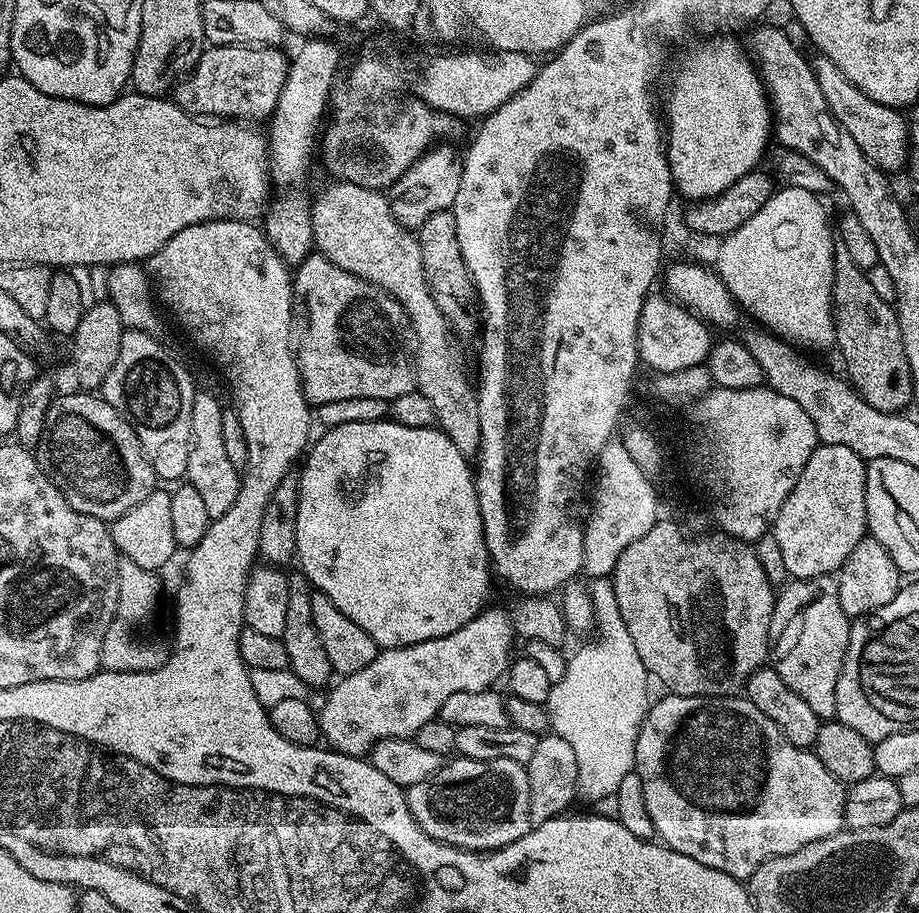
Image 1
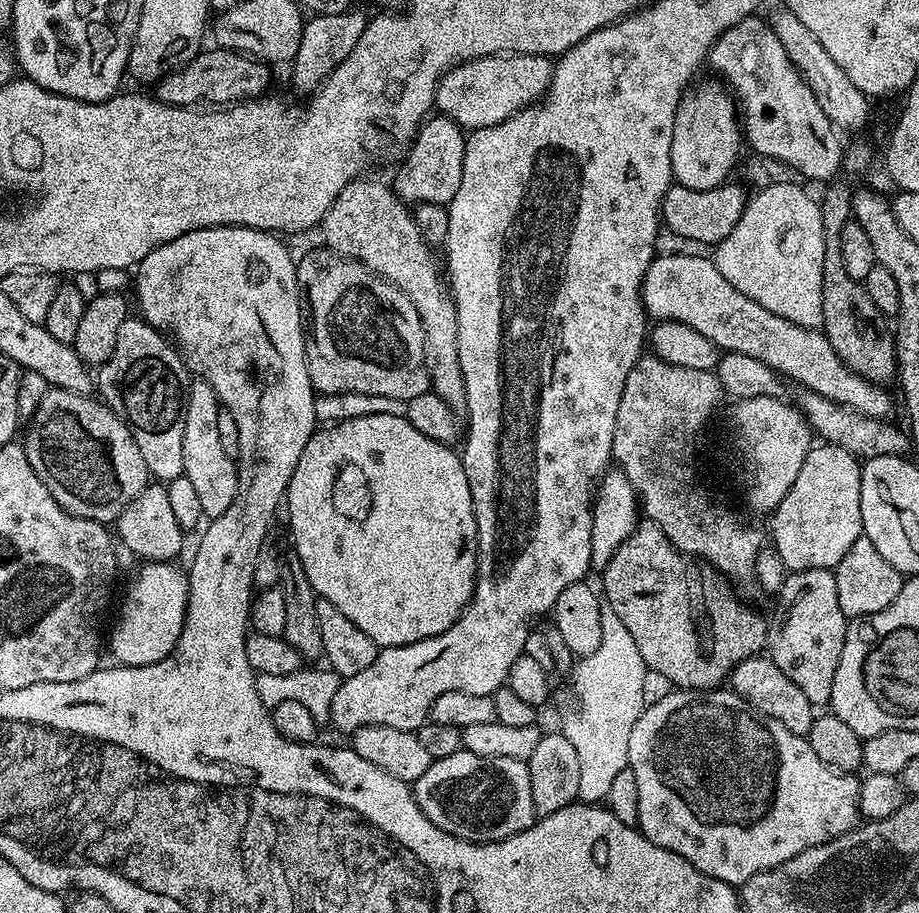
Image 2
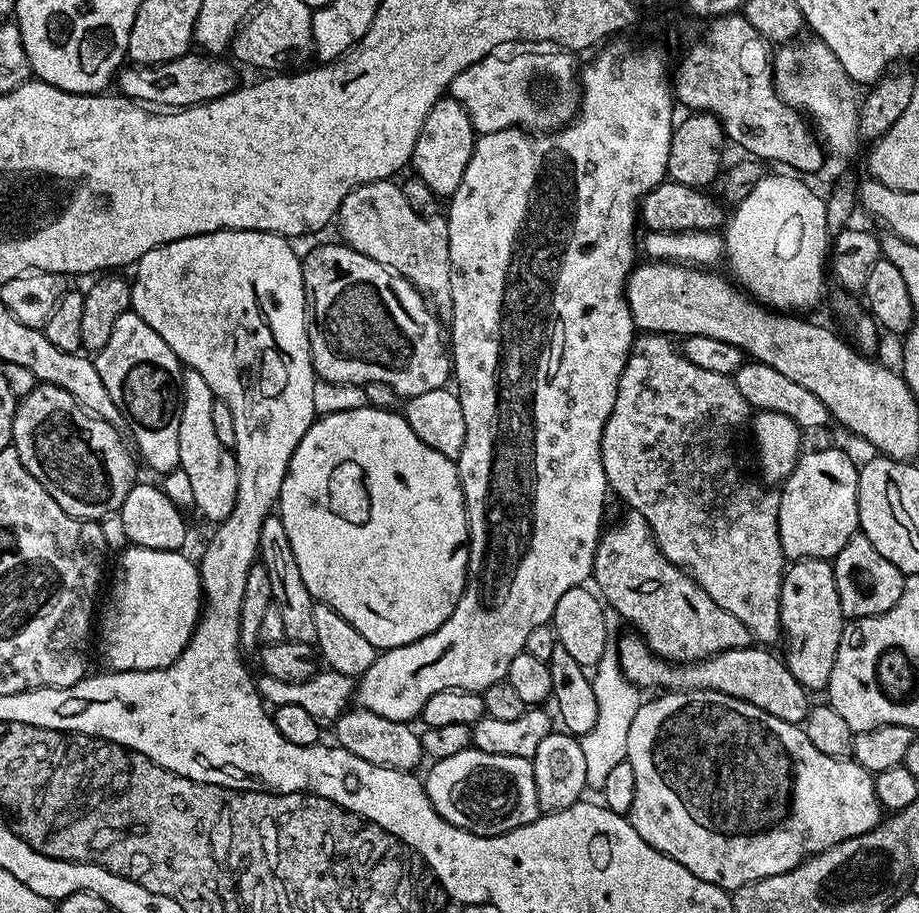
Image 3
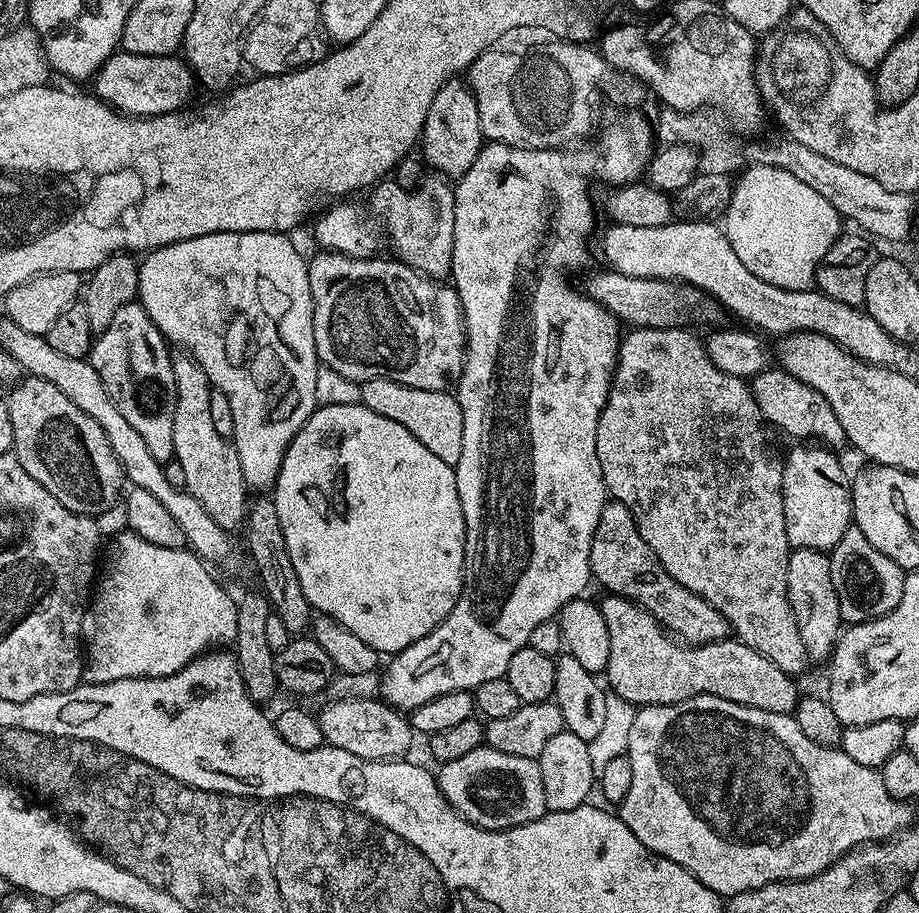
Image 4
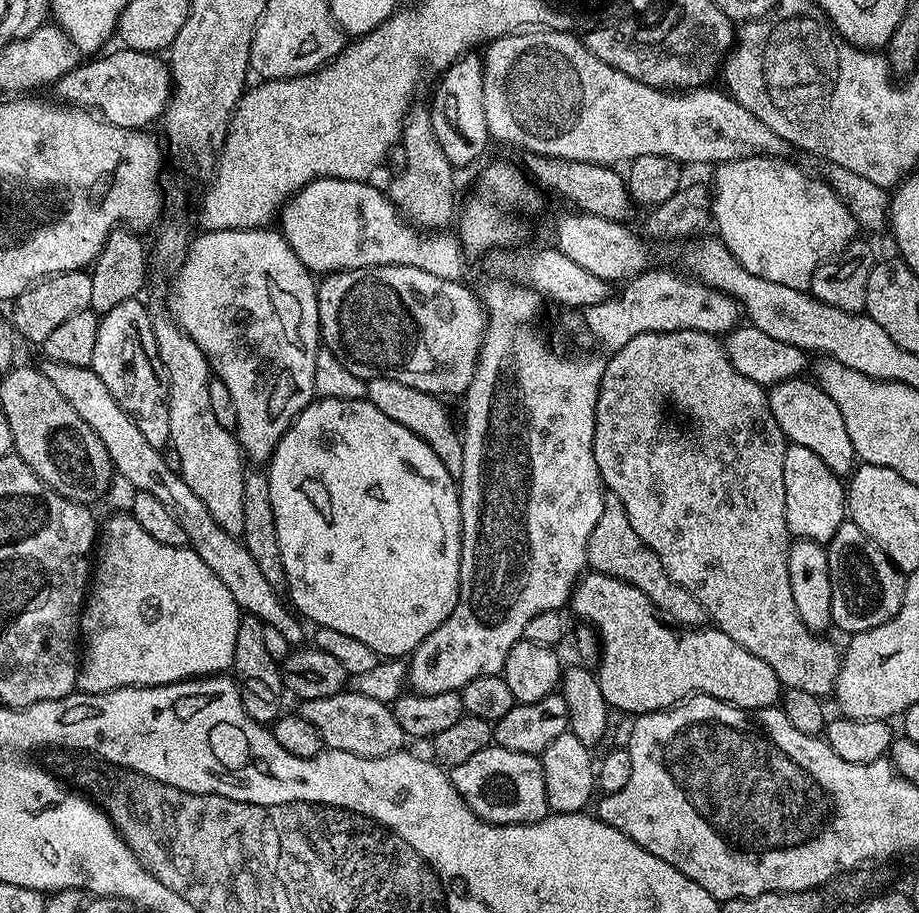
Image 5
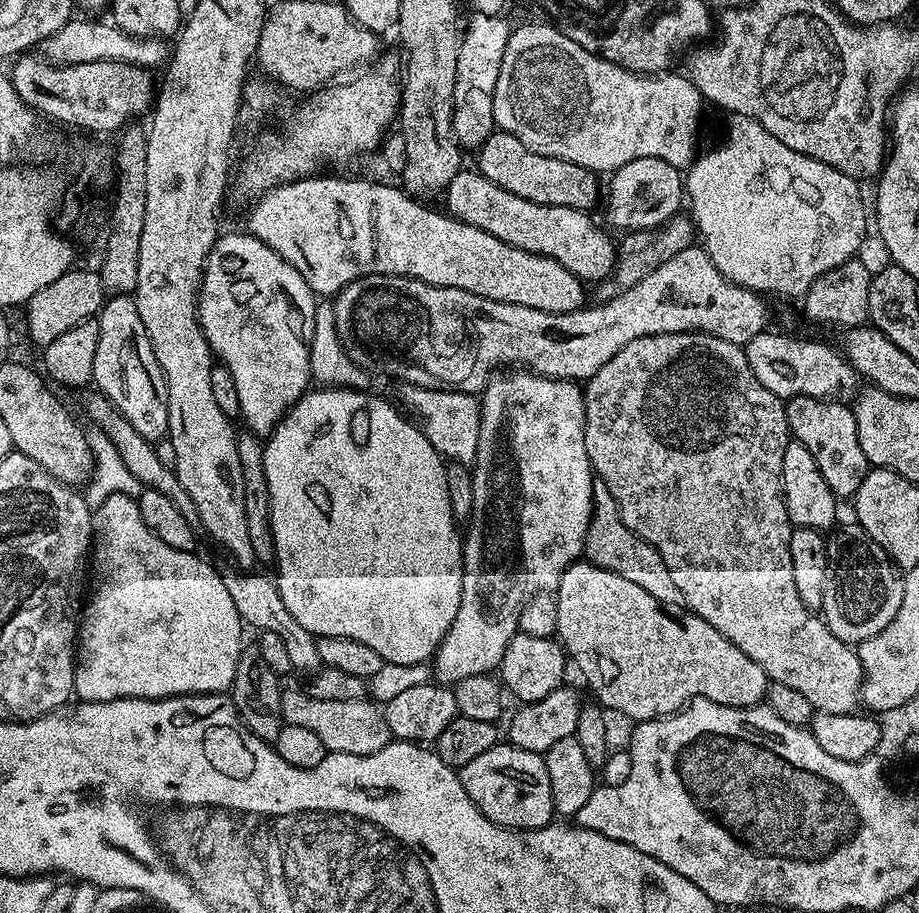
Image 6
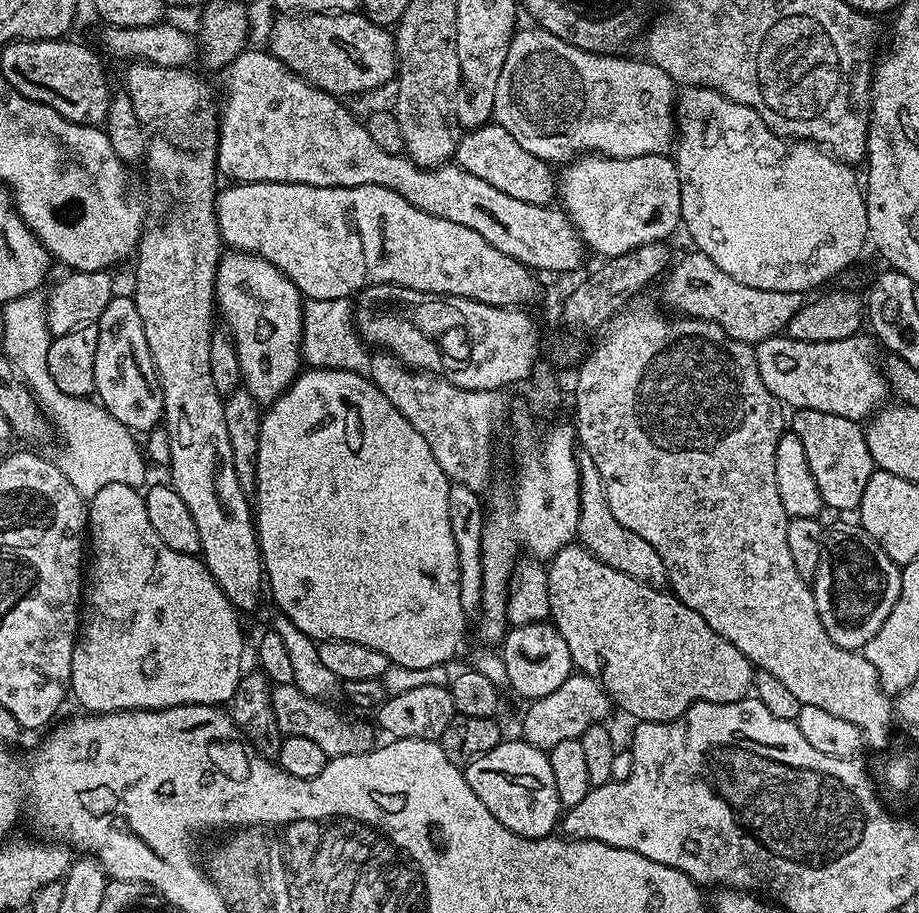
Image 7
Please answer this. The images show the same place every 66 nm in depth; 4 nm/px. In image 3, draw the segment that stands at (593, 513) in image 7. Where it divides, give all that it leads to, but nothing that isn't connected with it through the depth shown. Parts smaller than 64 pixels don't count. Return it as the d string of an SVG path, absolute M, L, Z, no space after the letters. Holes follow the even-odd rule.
M631 510L625 513L624 521L614 525L609 532L607 529L596 543L591 579L596 580L594 588L602 597L603 603L613 608L621 621L628 623L629 620L636 627L633 629L644 637L651 652L677 664L695 664L696 661L708 660L719 652L749 647L753 643L750 630L746 630L746 626L742 626L742 622L738 622L734 614L726 614L722 606L715 604L710 594L699 588L696 581L683 568L670 563L662 555L642 514Z

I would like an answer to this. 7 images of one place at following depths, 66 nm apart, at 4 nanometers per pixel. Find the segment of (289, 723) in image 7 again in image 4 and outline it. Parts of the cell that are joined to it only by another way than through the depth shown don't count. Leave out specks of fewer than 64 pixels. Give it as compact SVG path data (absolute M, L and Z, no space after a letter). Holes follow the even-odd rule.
M350 698L349 700L333 699L332 704L325 706L318 712L318 719L322 726L325 745L346 750L363 760L399 760L409 755L408 751L412 748L414 733L409 717L403 711L397 710L391 704L385 704L383 699L359 700Z

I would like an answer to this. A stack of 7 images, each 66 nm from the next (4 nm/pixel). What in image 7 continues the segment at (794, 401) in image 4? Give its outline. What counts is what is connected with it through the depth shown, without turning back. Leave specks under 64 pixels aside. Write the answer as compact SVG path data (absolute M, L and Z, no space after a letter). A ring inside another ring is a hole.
M797 408L790 416L790 431L796 435L798 442L802 442L802 450L806 450L806 462L810 462L810 474L814 474L814 482L818 482L818 490L824 499L824 508L833 508L836 512L855 513L862 502L866 482L870 482L874 471L872 455L864 437L865 429L855 420L842 418L842 414L826 414L826 410Z

